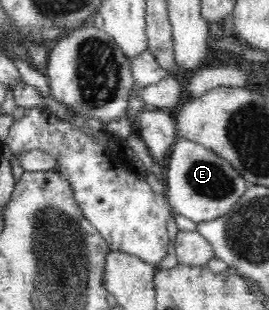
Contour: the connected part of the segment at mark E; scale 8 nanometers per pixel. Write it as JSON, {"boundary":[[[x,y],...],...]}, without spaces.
{"boundary":[[[177,137],[164,163],[168,187],[166,198],[171,210],[191,219],[193,222],[207,222],[228,213],[241,200],[247,182],[225,160],[212,150],[182,137]]]}

